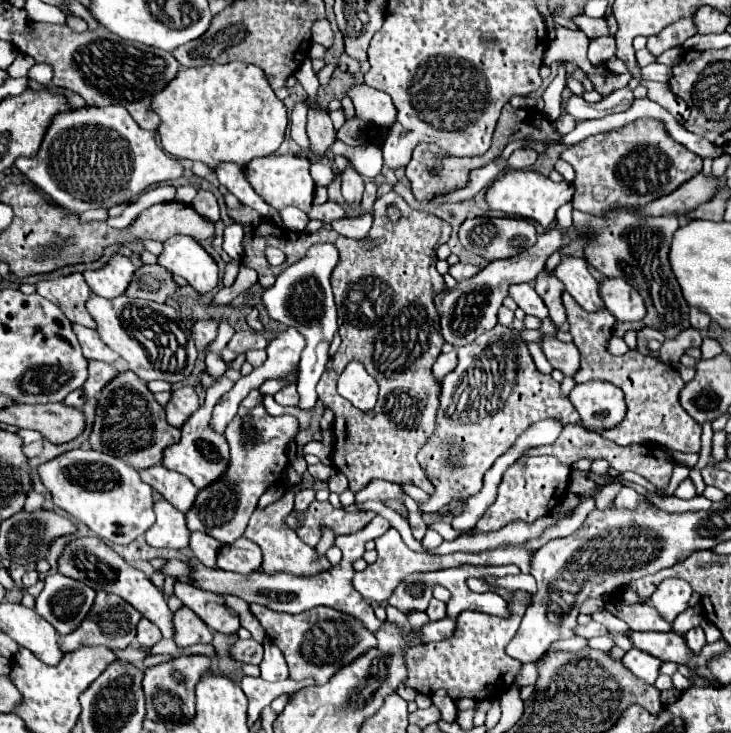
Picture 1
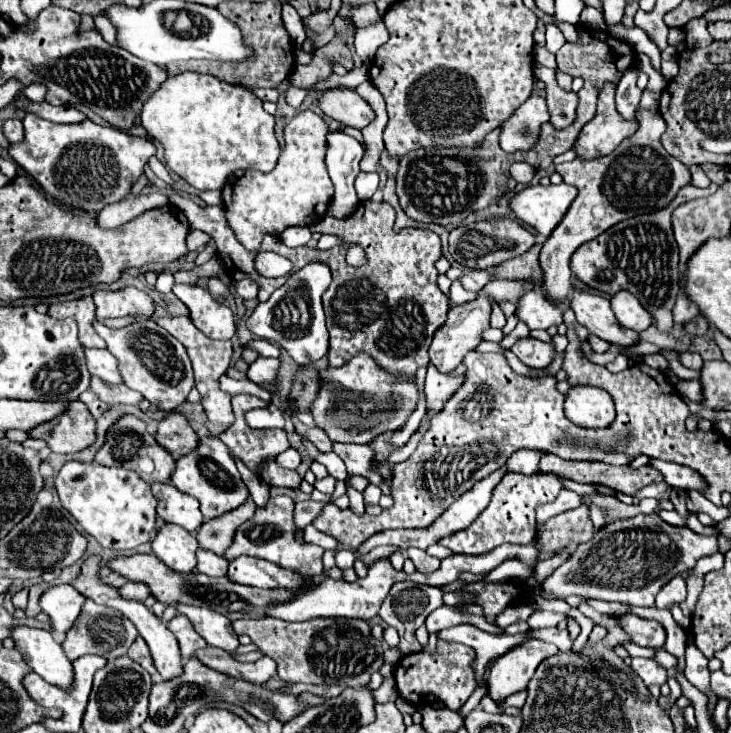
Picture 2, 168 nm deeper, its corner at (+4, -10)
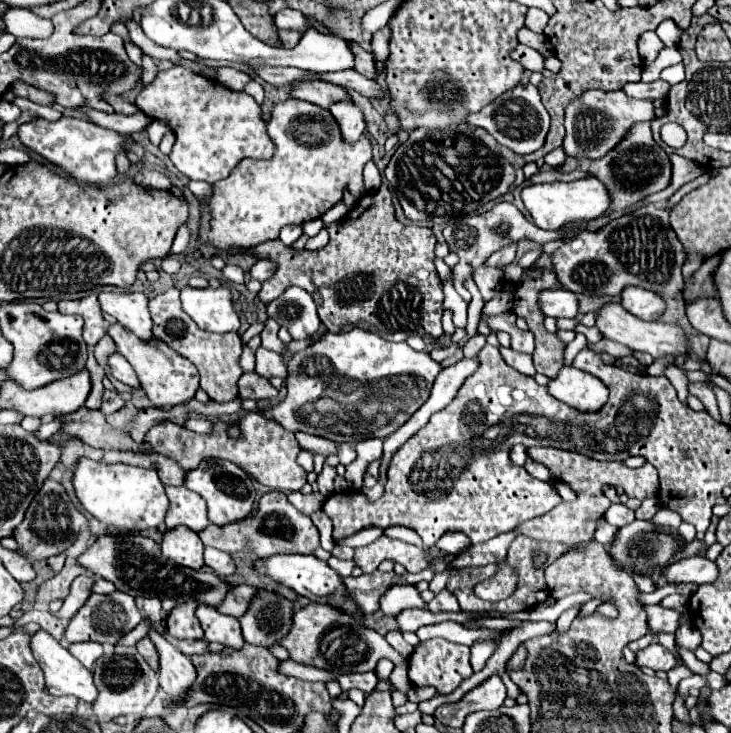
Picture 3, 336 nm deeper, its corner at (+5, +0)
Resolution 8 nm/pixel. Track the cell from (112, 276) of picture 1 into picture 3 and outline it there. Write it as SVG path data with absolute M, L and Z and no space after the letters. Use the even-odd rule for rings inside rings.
M102 292L100 306L106 314L114 316L118 324L136 334L142 342L150 342L152 338L152 318L148 312L148 298L140 292L132 294L116 294Z

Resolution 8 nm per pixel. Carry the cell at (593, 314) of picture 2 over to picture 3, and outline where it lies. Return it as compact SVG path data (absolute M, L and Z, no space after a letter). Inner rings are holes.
M608 304L598 312L598 320L596 326L600 328L600 332L614 340L620 342L624 346L628 346L630 350L638 350L638 352L648 352L654 358L662 358L662 356L676 356L676 354L688 354L690 352L690 344L688 338L684 334L684 330L678 324L664 324L664 322L646 322L646 320L638 320L636 316L632 316L630 312L626 312L622 308L622 304Z

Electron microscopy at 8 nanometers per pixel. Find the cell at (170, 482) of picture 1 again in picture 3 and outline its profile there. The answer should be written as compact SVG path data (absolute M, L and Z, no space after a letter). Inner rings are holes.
M166 486L166 494L170 500L170 510L166 516L168 528L188 526L194 532L200 532L210 524L206 516L204 498L200 498L196 492L188 490L186 486L180 486L180 488Z

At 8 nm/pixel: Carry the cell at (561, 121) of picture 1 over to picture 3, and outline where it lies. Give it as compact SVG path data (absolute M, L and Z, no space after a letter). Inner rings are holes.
M518 44L514 50L512 50L512 54L510 54L514 60L518 60L526 70L530 70L530 72L542 72L544 70L544 58L542 58L542 54L540 52L536 52L536 50L532 50L532 48L528 48L528 46L522 46L522 44Z

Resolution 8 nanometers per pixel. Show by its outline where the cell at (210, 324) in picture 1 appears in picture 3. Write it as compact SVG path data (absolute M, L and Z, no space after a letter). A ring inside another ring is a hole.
M170 288L160 296L150 300L150 314L154 320L154 336L168 344L174 352L188 358L200 372L200 388L210 396L214 402L228 402L238 396L238 378L244 374L240 368L240 354L242 354L242 340L236 332L228 334L214 334L200 330L194 320L182 310L180 306L180 290Z

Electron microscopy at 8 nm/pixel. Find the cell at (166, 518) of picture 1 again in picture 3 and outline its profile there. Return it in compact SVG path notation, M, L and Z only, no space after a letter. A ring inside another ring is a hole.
M174 528L168 530L162 538L162 554L166 558L170 558L172 562L192 568L192 570L200 570L204 566L204 544L198 538L196 532L192 532L190 528Z

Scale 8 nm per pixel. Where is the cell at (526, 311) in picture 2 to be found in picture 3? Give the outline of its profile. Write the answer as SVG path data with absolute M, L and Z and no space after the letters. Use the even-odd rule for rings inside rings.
M544 290L540 292L540 308L552 318L576 318L578 316L578 296L568 290Z

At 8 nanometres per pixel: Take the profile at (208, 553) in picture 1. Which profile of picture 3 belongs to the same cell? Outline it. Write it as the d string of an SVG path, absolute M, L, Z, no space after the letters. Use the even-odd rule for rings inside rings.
M214 548L204 550L204 560L206 560L206 566L210 566L214 570L214 574L218 574L220 578L234 574L234 570L236 570L232 556L226 554L226 552L214 550Z

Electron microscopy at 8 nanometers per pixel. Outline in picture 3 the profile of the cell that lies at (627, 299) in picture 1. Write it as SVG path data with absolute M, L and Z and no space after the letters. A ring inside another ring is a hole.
M628 286L622 292L622 306L640 320L658 320L664 314L666 302L656 292L640 286Z

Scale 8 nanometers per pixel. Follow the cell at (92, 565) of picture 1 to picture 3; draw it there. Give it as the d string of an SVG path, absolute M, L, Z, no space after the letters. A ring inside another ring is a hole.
M150 632L150 640L160 654L160 688L172 702L184 702L196 680L196 668L190 662L190 656L176 650L156 632Z

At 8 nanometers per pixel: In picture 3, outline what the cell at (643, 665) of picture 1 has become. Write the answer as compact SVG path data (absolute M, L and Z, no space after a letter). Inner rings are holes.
M652 642L648 648L636 652L638 666L648 666L652 670L672 670L674 666L678 666L678 658L674 656L674 652L666 650L664 646L660 646L658 642Z

